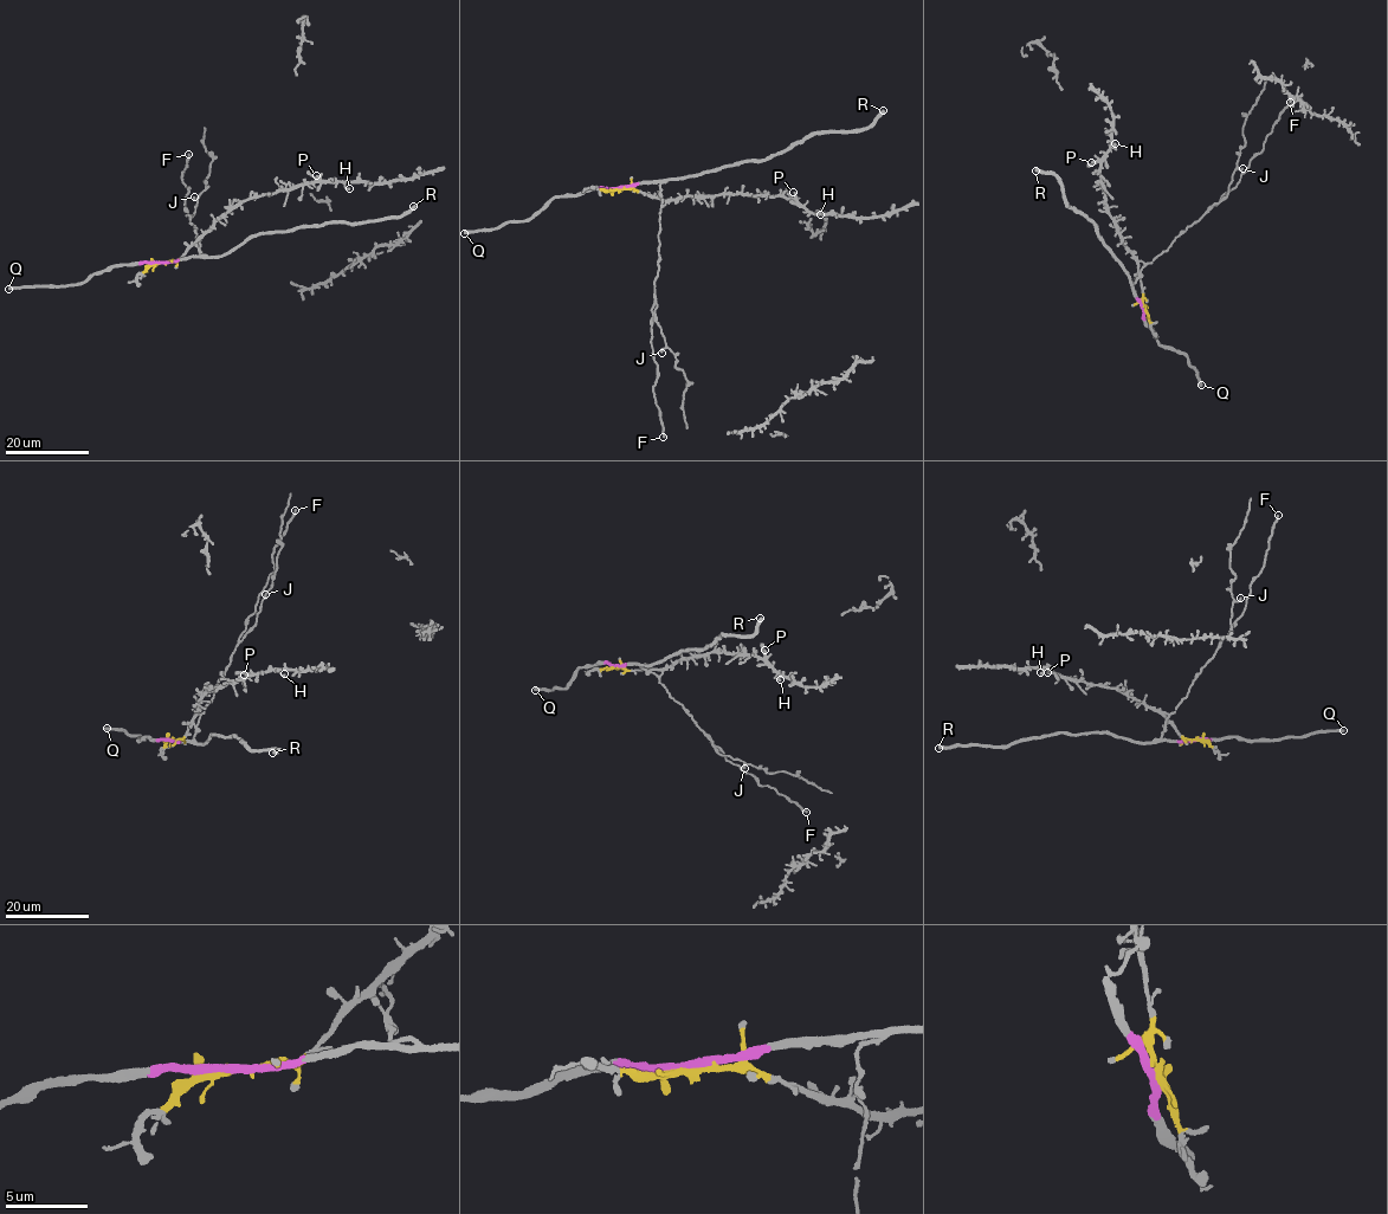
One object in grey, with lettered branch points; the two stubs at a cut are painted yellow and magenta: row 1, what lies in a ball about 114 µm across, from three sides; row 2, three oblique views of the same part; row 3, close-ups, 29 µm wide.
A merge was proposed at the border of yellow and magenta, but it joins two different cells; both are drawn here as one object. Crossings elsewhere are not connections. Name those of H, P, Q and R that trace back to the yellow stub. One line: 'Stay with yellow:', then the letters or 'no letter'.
Stay with yellow: H, P

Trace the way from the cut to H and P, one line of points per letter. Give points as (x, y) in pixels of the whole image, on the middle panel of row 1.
H: (619, 189), (636, 188), (665, 200), (720, 194), (783, 195), (821, 214)
P: (619, 189), (636, 188), (665, 200), (743, 193), (794, 198), (793, 192)

